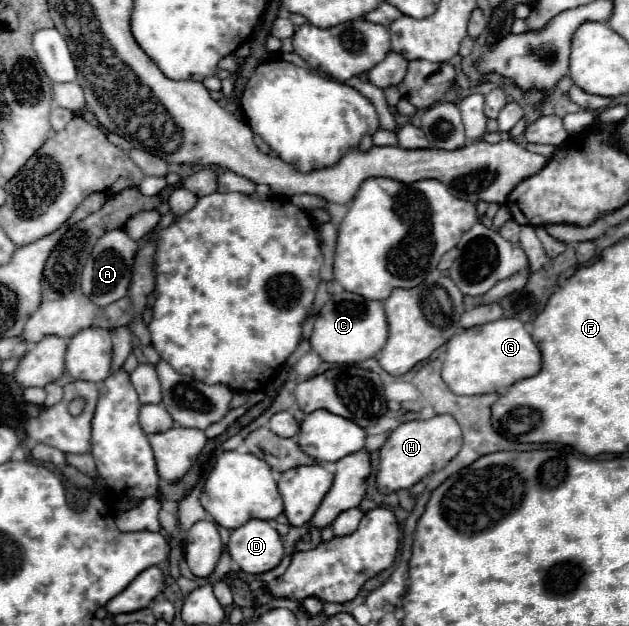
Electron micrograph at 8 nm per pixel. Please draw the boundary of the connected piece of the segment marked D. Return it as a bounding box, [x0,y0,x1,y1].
[228,519,284,575]

